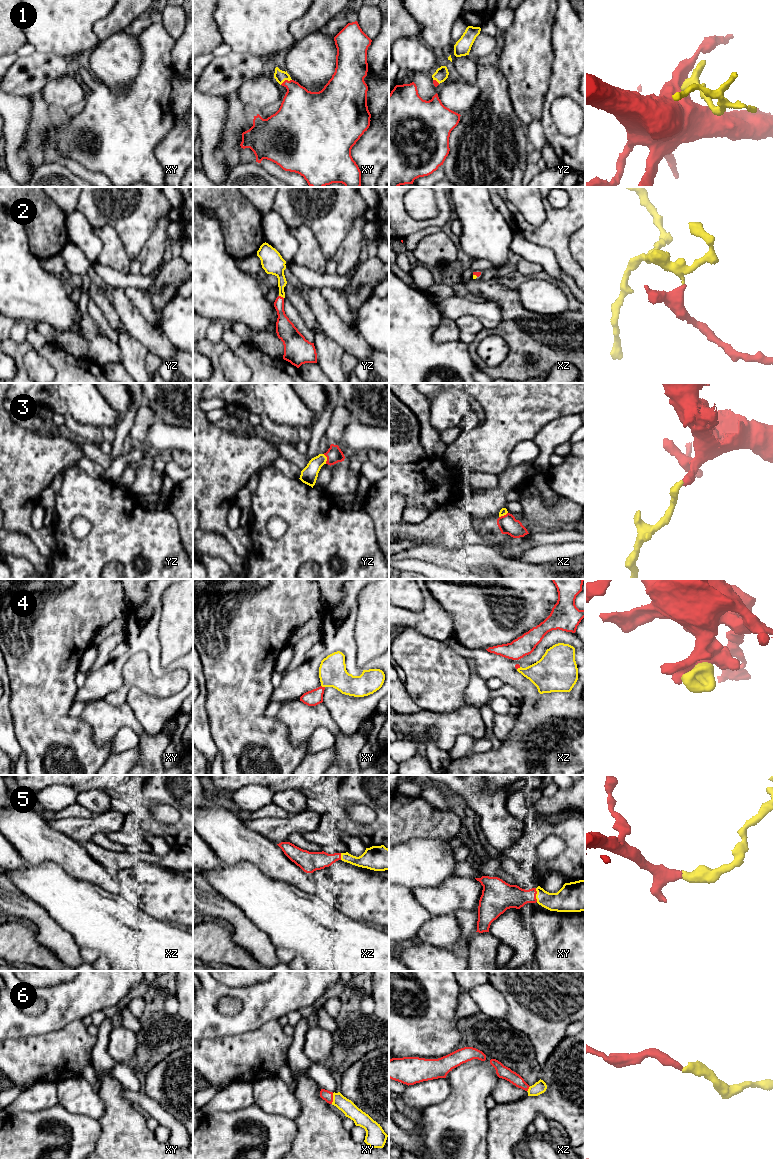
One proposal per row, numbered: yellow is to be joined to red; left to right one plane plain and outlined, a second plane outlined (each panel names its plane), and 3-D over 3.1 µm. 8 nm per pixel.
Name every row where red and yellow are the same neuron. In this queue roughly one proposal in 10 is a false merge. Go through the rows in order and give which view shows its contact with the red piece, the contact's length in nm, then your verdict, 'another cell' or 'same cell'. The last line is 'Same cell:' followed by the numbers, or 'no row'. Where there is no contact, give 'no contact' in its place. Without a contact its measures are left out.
1: xy | 100 nm | same cell
2: yz | 50 nm | same cell
3: yz | 80 nm | same cell
4: xy | 40 nm | same cell
5: xy | 110 nm | same cell
6: xy | 90 nm | same cell
Same cell: 1, 2, 3, 4, 5, 6

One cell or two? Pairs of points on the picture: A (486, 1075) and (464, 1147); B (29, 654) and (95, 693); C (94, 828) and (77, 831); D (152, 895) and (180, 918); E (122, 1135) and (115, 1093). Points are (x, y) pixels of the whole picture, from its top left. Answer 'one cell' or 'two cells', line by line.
A: one cell
B: two cells
C: one cell
D: one cell
E: one cell

